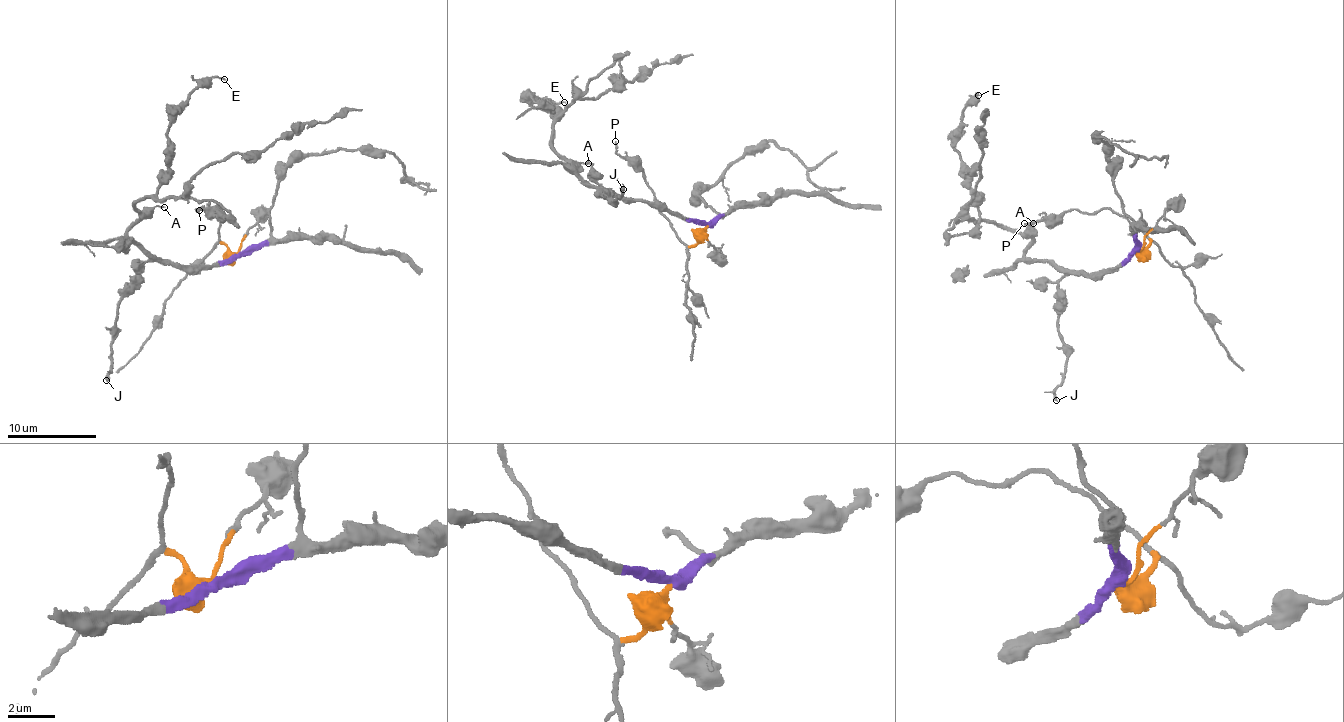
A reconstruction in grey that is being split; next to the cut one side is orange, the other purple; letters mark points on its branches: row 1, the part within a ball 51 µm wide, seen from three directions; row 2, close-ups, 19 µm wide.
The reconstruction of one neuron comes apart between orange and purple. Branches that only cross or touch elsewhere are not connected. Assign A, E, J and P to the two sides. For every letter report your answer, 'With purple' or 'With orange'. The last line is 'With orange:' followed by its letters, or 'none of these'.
A: With purple
E: With purple
J: With purple
P: With orange
With orange: P

